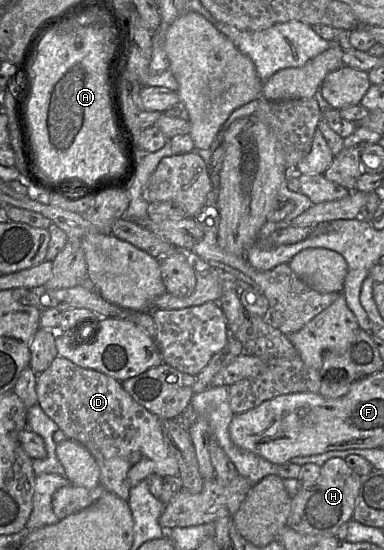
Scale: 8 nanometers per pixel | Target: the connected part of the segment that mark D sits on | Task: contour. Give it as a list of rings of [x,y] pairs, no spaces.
[[[58,355],[45,371],[38,374],[36,394],[37,404],[65,433],[67,440],[82,444],[93,455],[100,470],[100,484],[123,501],[128,501],[131,488],[151,474],[178,476],[179,465],[165,436],[162,421],[138,404],[123,389],[121,382],[81,368]]]

